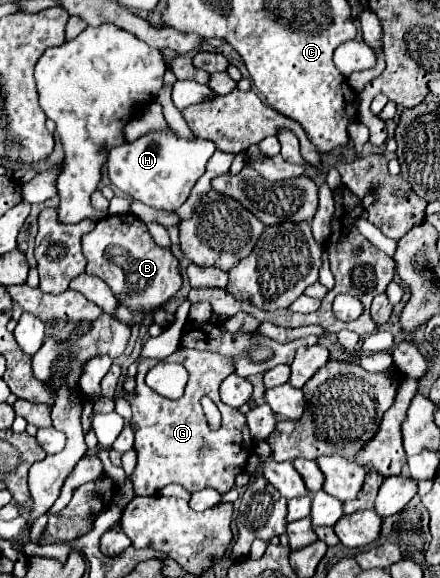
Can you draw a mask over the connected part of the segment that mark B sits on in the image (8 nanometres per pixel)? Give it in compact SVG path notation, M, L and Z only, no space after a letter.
M133 214L105 216L95 230L83 236L83 254L87 258L87 272L105 280L105 284L119 292L121 304L133 310L151 310L163 306L181 288L179 260L169 248L153 242L143 220Z

